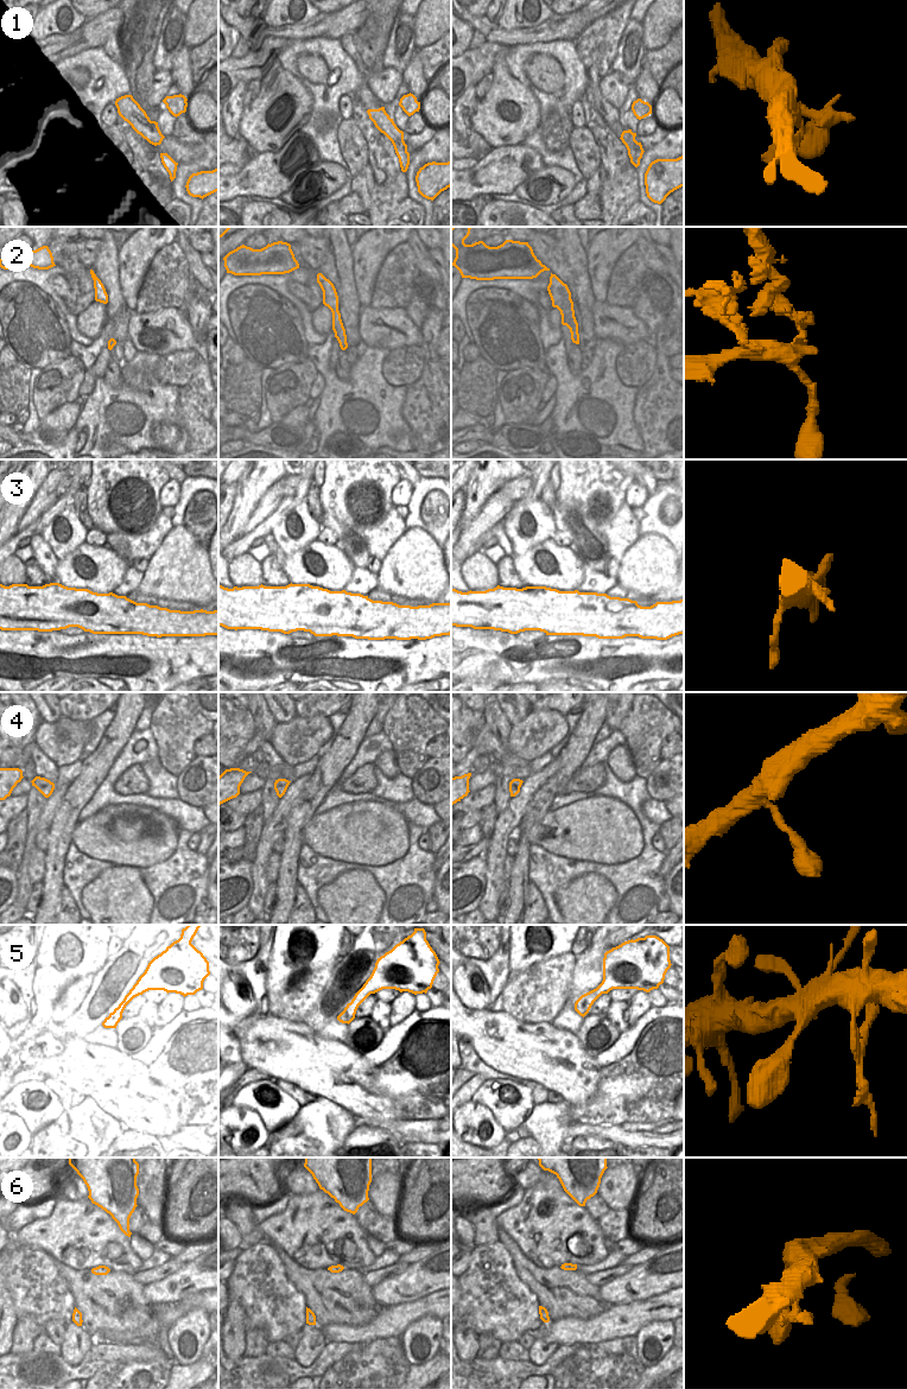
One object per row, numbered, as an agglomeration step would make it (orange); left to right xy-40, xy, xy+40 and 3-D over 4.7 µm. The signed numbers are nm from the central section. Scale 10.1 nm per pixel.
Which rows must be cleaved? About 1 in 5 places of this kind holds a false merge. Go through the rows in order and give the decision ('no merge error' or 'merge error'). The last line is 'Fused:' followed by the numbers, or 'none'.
1: no merge error
2: merge error
3: no merge error
4: no merge error
5: no merge error
6: no merge error
Fused: 2

